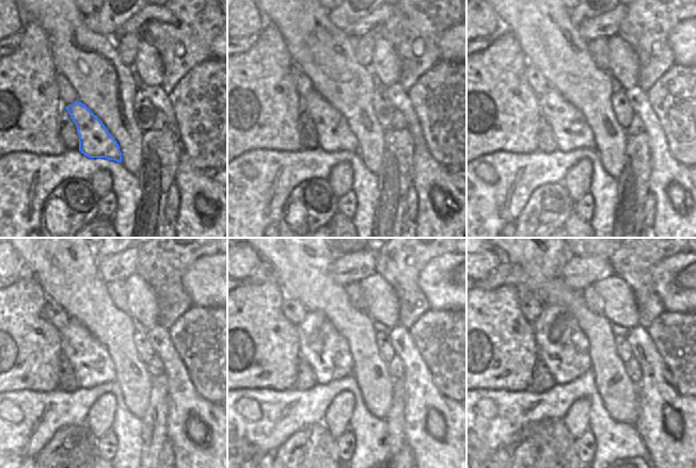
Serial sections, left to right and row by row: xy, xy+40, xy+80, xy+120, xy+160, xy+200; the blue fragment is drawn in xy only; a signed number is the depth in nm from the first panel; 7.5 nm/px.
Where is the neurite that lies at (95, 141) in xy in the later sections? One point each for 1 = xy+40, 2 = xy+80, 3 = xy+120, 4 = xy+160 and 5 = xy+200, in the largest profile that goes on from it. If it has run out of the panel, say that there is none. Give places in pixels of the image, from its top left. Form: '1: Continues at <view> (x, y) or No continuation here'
1: Continues at xy+40 (334, 134)
2: Continues at xy+80 (571, 130)
3: Continues at xy+120 (90, 359)
4: Continues at xy+160 (328, 353)
5: Continues at xy+200 (568, 358).

